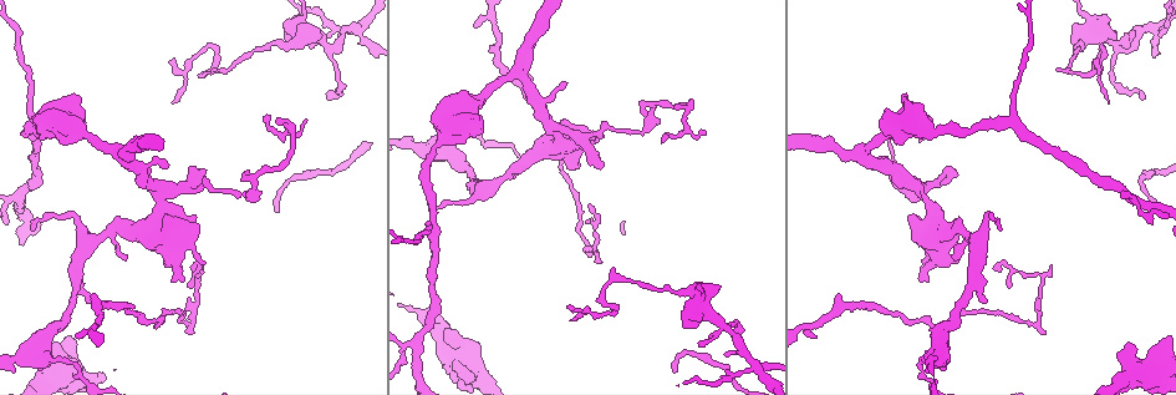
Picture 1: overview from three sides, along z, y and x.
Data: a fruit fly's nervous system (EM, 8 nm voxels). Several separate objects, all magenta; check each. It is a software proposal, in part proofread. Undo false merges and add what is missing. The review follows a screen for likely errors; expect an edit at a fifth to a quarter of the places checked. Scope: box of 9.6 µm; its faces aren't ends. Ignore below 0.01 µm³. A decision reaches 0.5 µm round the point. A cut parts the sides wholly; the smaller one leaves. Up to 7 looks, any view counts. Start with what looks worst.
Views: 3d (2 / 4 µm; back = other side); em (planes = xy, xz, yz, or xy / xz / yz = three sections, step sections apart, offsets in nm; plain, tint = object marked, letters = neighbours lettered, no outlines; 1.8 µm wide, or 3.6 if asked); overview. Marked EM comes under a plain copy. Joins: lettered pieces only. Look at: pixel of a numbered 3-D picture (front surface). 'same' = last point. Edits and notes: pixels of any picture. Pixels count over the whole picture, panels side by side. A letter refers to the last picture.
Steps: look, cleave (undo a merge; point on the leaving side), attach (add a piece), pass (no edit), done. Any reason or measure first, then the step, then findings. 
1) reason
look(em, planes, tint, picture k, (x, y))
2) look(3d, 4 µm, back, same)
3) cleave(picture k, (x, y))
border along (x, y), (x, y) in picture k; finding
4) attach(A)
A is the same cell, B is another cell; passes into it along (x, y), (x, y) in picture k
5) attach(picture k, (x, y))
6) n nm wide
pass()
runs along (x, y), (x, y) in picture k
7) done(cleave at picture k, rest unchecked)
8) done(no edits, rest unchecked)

sharp bend
look(3d, 2 µm, picture 1, (354, 26))

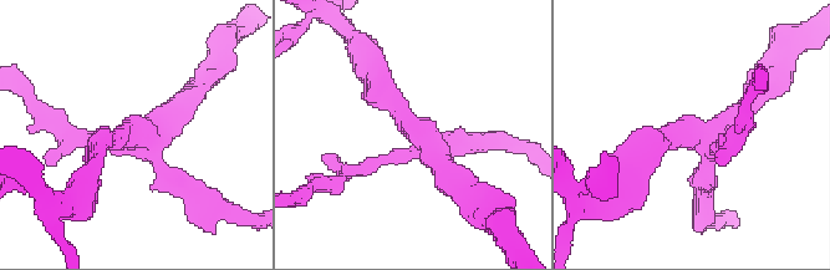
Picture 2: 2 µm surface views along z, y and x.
4 arms
look(em, planes, tint, picture 2, (694, 135))

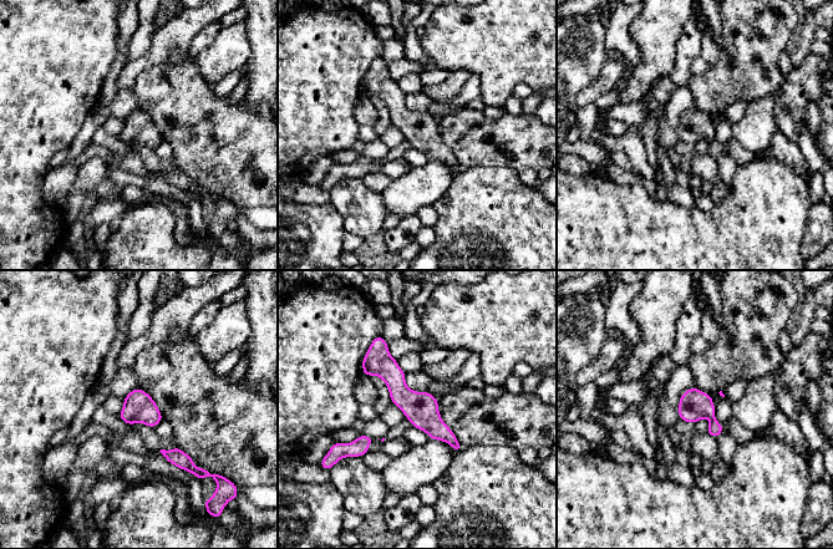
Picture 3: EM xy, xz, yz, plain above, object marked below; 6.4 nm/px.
look(em, planes, letters, same)

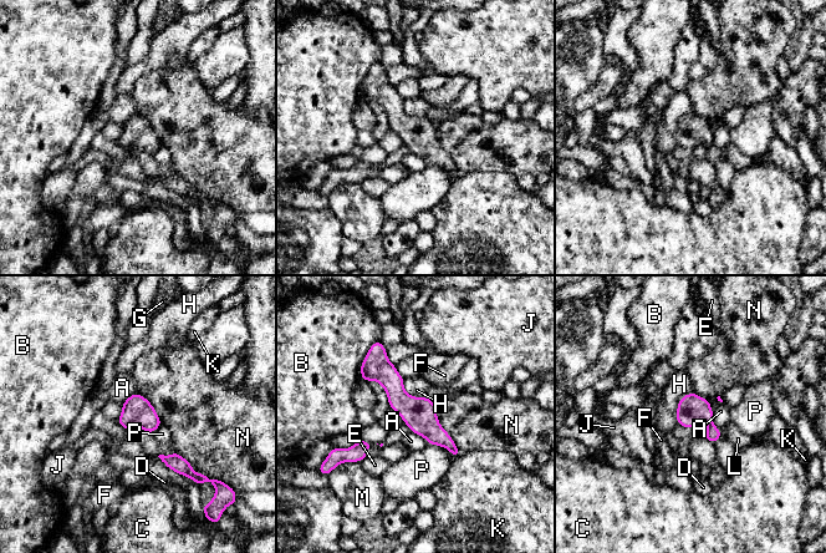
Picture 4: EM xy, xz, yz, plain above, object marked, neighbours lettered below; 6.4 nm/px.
N touches over 360 nm
cleave(picture 4, (692, 410))
A, B, C, D, E, F, G, H, J, K, L, M, N and P are other cells; the part that leaves runs along (377, 351), (394, 391), (455, 452) in picture 4; a second neuron is stuck on

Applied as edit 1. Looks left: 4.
free end
look(em, yz, step 16, tint, picture 1, (53, 344))

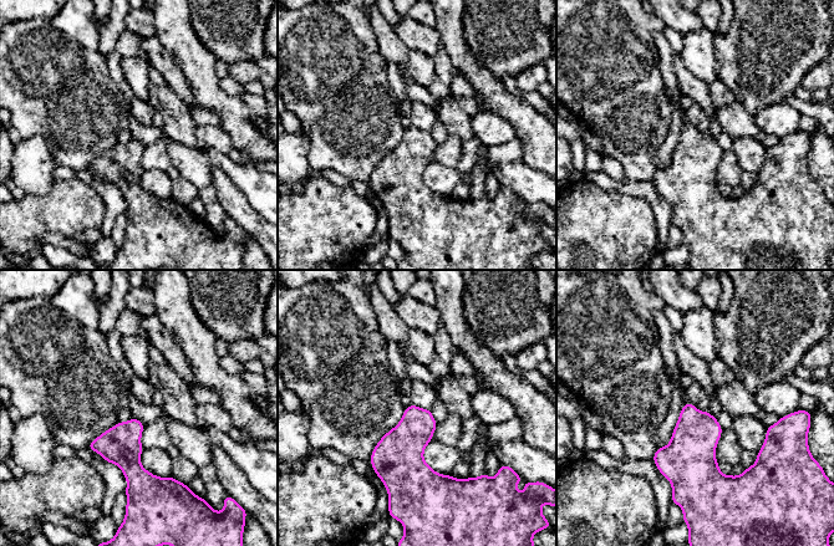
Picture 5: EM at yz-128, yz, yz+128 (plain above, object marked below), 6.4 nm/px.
look(em, xy, step 16, letters, same)

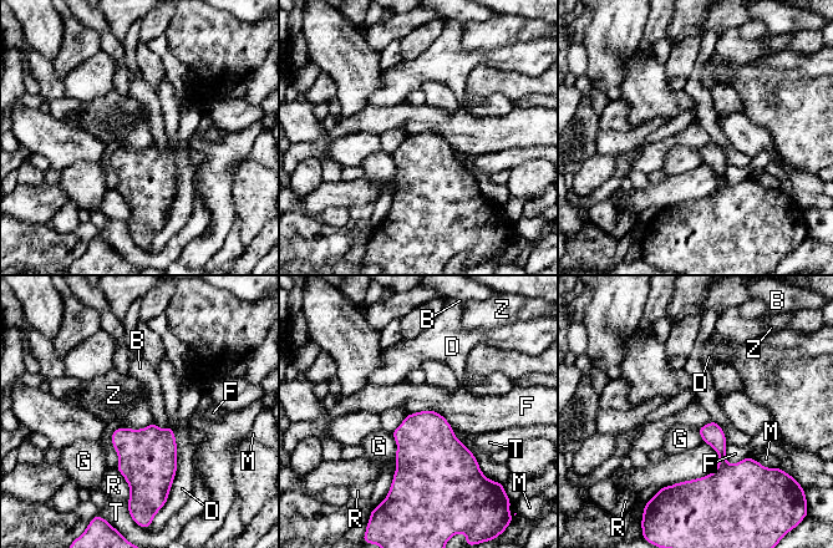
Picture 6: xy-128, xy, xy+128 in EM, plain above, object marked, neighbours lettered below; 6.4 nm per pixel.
pass()
B, D, F, G, M, R, T and Z are other cells; runs along (751, 462), (710, 482), (680, 485) in picture 6; none of them fits

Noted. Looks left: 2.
branch stops here
look(em, xz, step 4, letters, picture 1, (814, 337))

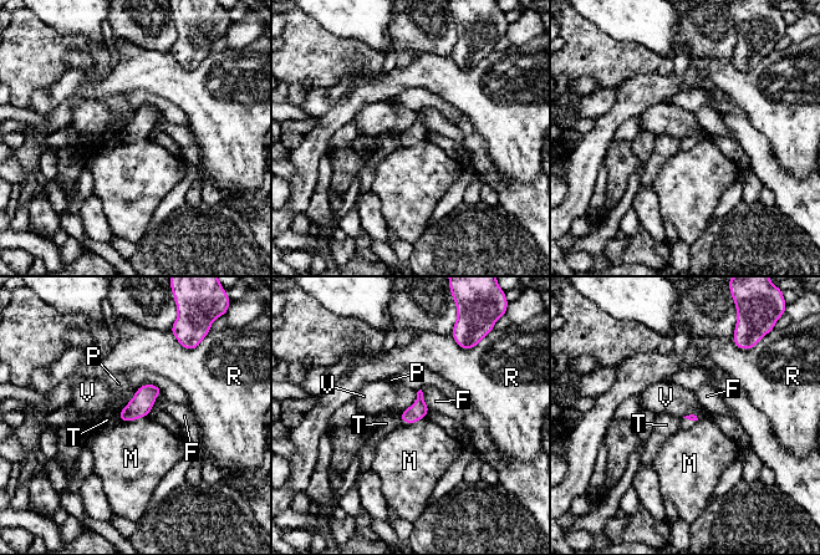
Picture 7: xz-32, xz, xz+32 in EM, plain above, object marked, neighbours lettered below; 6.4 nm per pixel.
pass()
F, M, P, R, T and V are other cells; border along (417, 392), (417, 398), (400, 416) in picture 7; no lettered piece goes on from it

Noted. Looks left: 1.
done(cleave at picture 4, rest unchecked)

